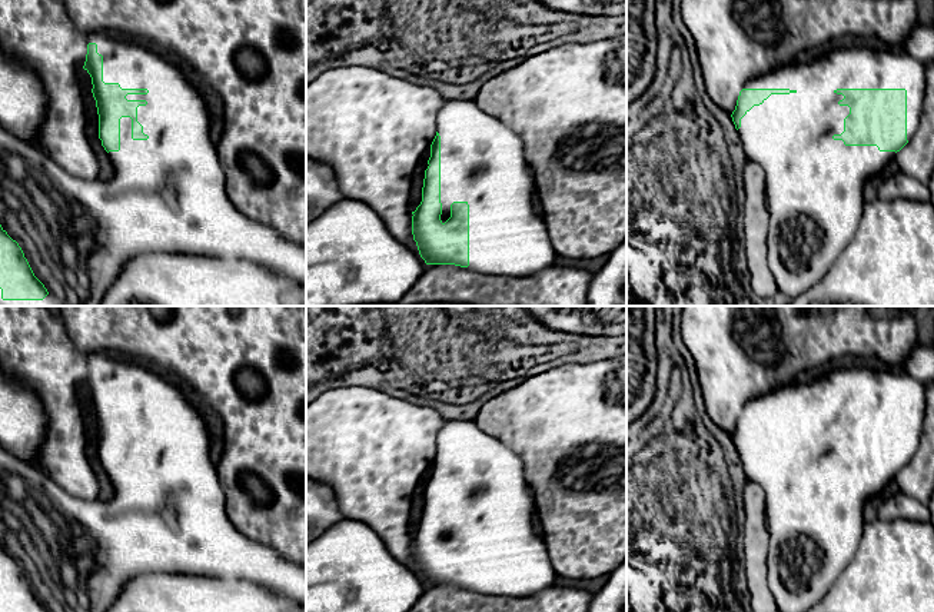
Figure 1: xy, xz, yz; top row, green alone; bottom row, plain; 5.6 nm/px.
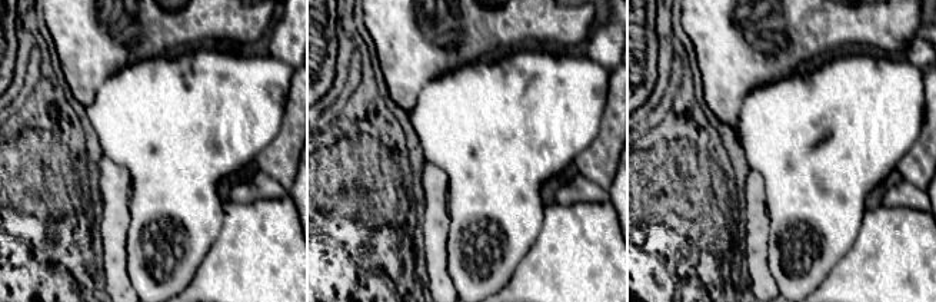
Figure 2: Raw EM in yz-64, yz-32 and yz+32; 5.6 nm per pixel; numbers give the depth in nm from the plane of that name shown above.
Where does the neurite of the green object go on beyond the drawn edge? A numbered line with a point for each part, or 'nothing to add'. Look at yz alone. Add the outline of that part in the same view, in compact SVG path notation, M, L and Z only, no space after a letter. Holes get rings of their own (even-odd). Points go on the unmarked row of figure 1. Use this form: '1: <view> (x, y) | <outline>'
1: yz (814, 504) | M835 365L814 382L791 382L777 390L748 400L744 409L790 409L790 415L771 415L762 425L754 426L741 439L738 456L748 480L758 483L765 493L767 529L770 548L767 553L767 582L778 606L778 612L807 612L822 601L835 579L854 559L864 532L864 505L883 493L895 479L895 472L880 472L877 466L845 466L834 460L844 452L848 426L840 426L844 419L837 409L905 409L907 410L907 460L915 455L924 428L925 383L908 373L874 370L870 367L842 367Z

